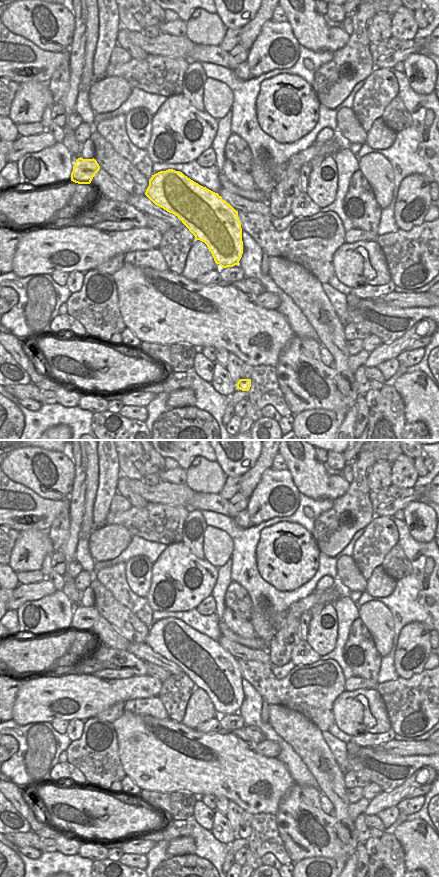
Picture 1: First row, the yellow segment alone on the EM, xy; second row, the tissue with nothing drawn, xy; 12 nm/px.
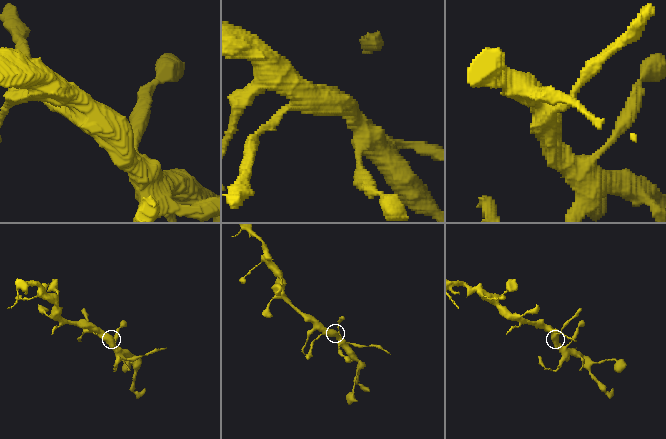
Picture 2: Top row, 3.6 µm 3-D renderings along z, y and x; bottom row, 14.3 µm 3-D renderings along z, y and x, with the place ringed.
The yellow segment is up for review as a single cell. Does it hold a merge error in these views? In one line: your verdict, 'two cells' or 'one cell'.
one cell

